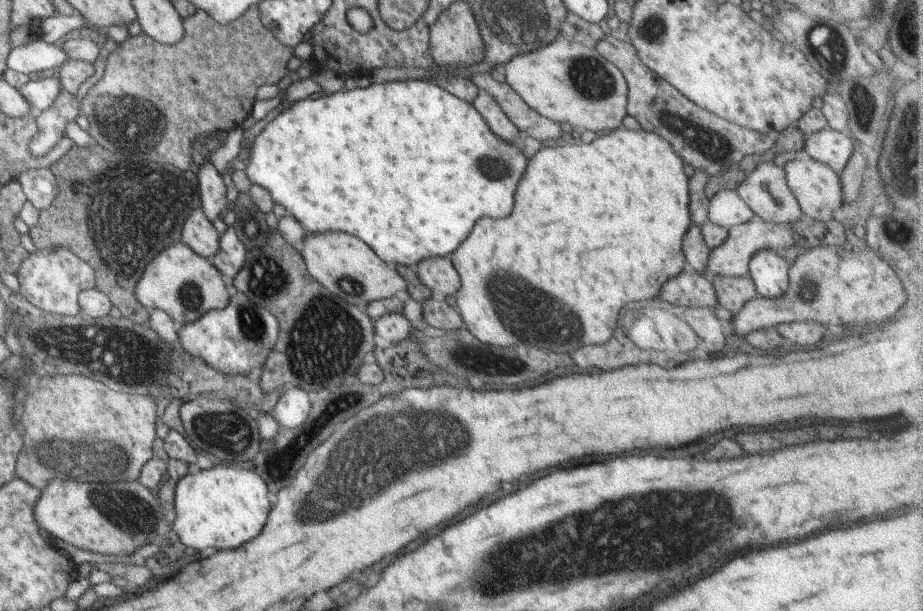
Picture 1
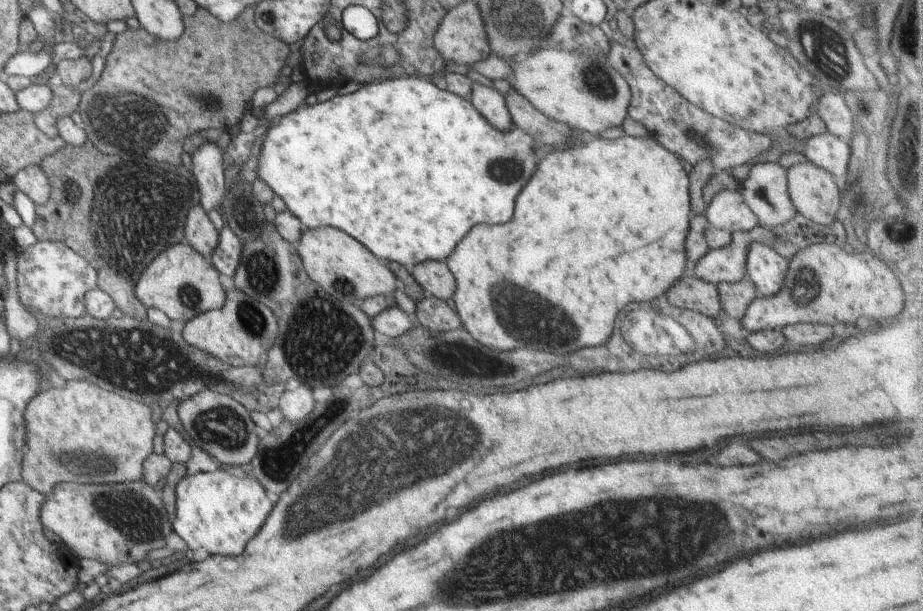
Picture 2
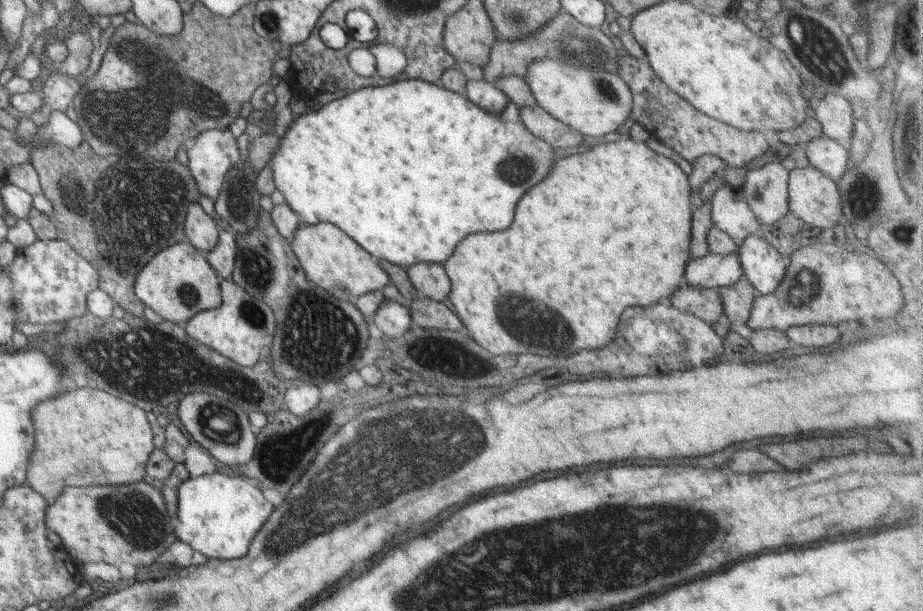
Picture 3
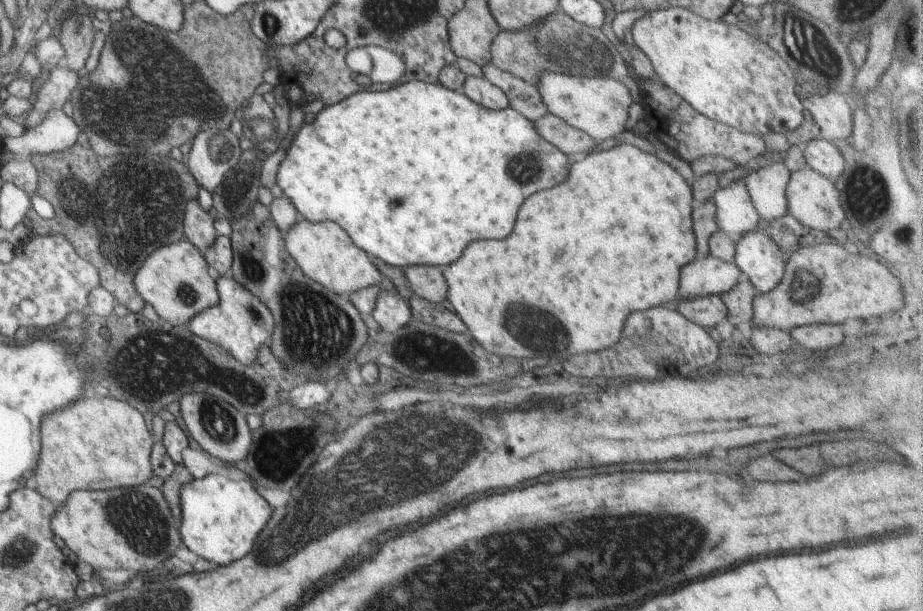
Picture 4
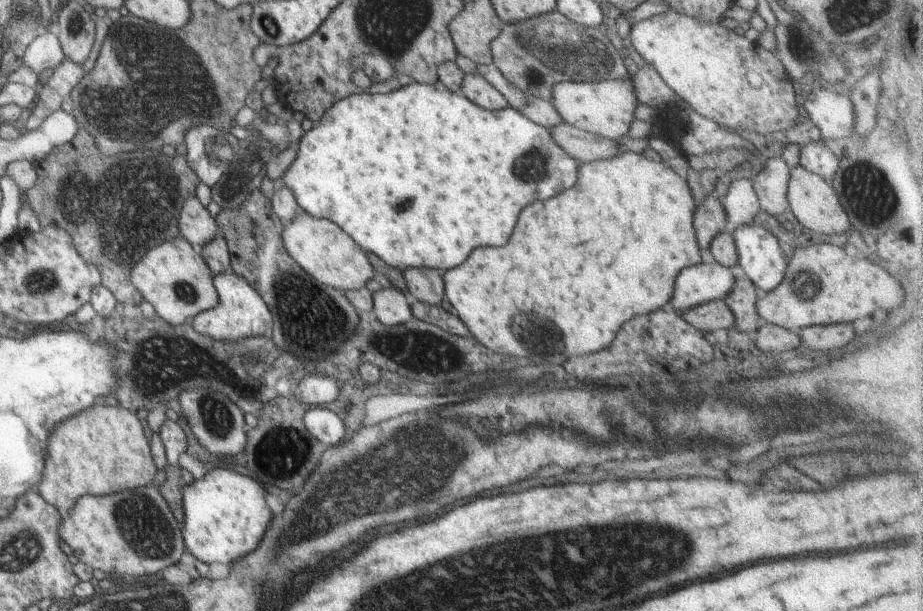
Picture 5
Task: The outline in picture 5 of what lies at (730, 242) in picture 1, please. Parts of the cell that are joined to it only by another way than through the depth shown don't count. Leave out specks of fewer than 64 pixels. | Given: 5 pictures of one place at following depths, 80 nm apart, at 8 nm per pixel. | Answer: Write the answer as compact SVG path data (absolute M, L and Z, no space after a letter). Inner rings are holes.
M702 262L682 270L680 278L676 278L676 288L669 304L681 315L695 306L716 299L724 300L733 289L736 274L736 269L729 269L717 262Z

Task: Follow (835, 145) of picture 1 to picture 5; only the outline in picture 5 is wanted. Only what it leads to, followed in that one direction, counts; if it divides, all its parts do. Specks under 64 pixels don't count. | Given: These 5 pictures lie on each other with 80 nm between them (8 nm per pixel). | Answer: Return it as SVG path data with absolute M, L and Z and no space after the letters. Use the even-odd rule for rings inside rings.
M822 142L805 144L800 151L799 164L828 183L833 180L839 167L836 156Z

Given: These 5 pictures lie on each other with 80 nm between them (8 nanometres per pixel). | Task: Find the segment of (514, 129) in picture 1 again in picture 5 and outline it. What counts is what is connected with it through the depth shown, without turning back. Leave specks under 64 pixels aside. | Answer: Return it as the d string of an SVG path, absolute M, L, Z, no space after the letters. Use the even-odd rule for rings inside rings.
M480 73L464 74L461 89L463 95L480 108L495 111L509 105L504 95Z

